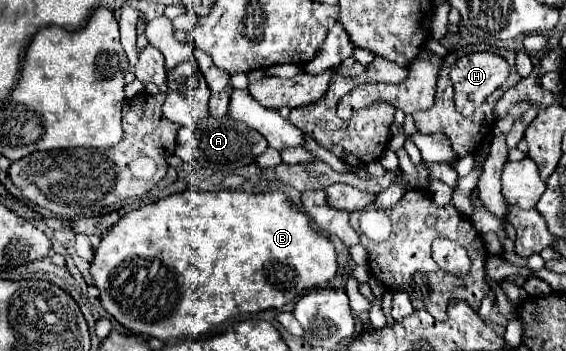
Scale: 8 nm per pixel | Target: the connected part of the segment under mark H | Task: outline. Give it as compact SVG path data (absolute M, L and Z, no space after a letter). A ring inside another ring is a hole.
M470 53L460 57L450 71L456 109L462 115L472 115L472 111L506 81L508 73L508 63L494 53Z

